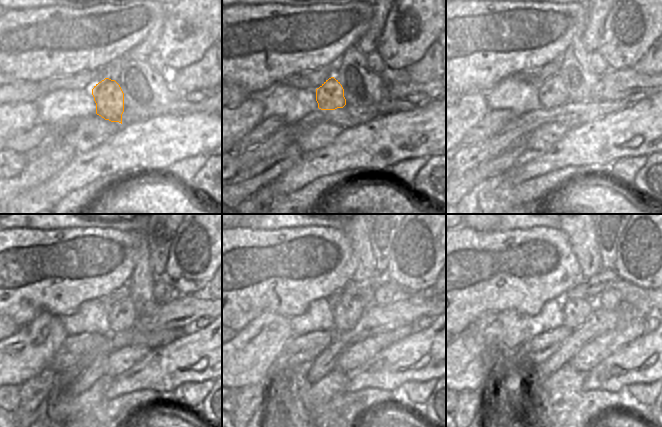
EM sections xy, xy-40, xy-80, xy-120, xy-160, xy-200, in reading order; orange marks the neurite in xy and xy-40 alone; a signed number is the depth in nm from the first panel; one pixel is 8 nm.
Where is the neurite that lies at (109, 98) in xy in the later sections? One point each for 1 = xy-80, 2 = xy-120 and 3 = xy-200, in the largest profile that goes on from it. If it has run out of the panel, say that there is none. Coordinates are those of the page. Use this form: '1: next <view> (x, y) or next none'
1: next xy-80 (553, 93)
2: next xy-120 (122, 316)
3: next xy-200 (576, 310)

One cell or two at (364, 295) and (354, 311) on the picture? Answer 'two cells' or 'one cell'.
two cells

